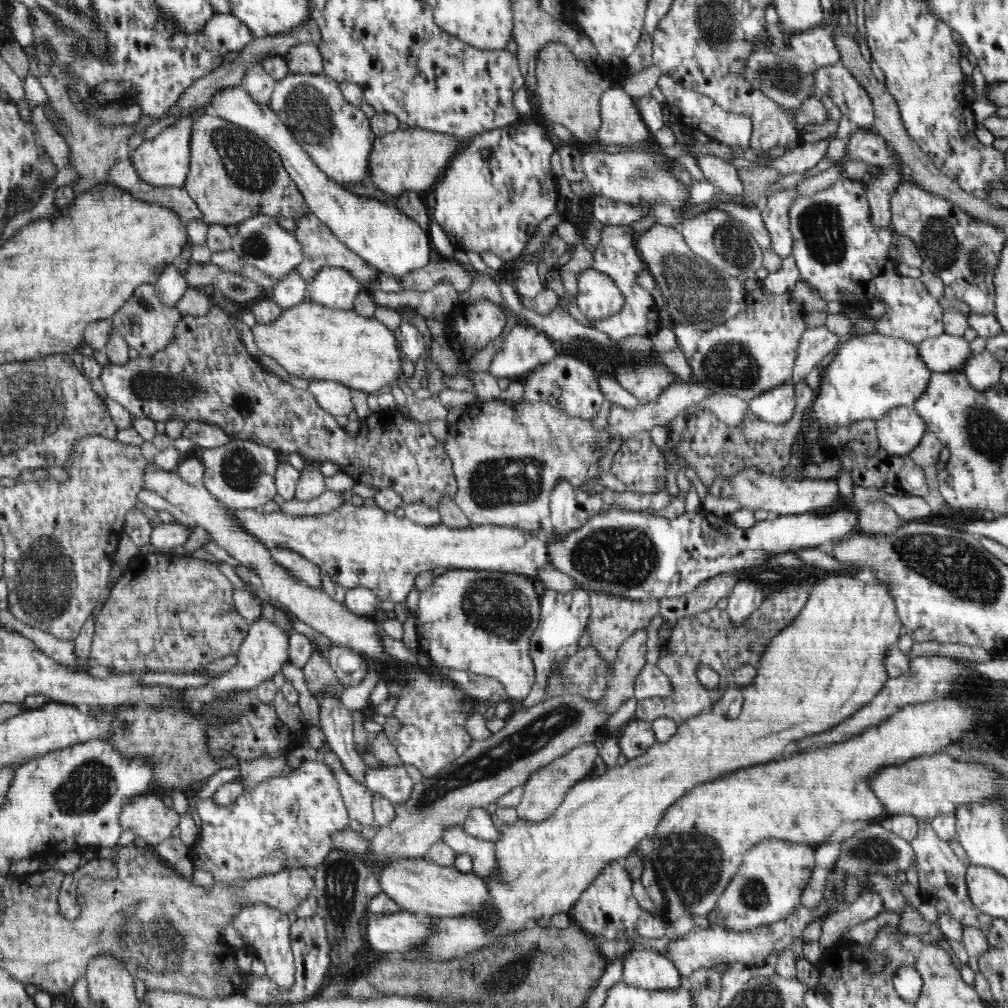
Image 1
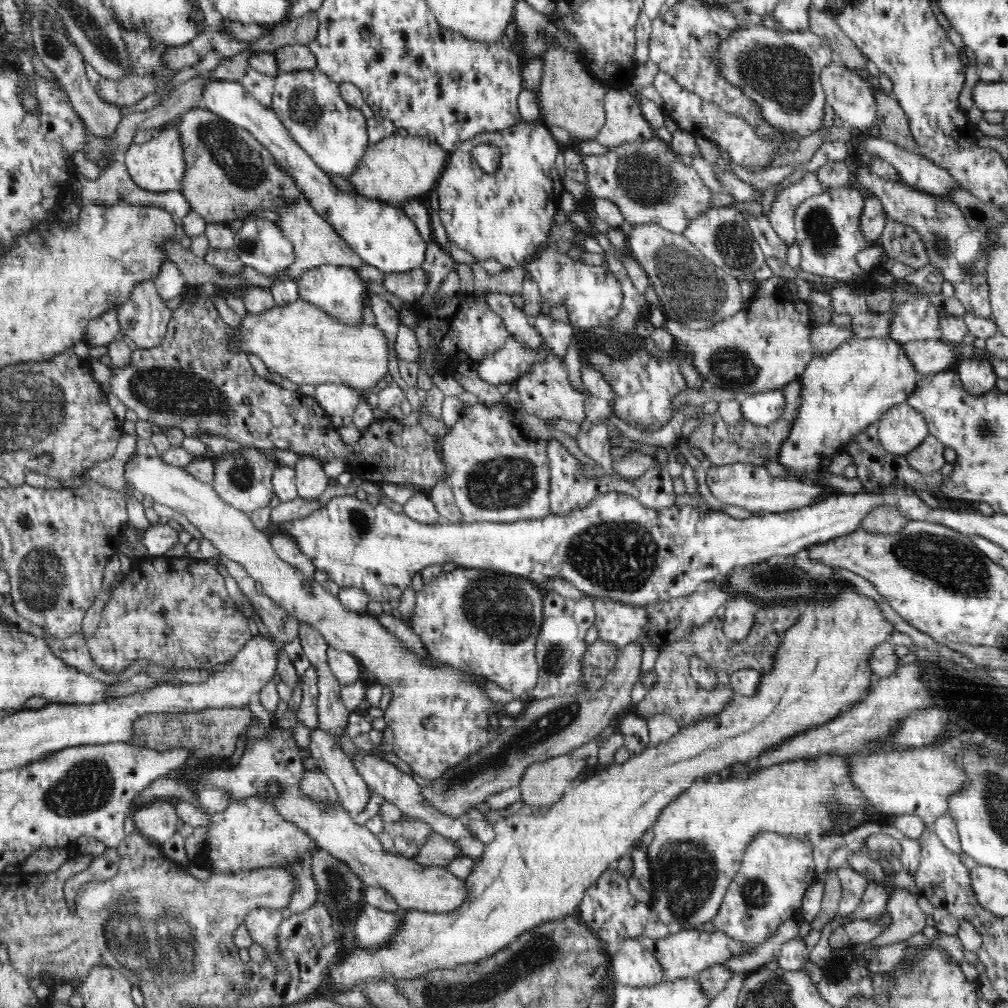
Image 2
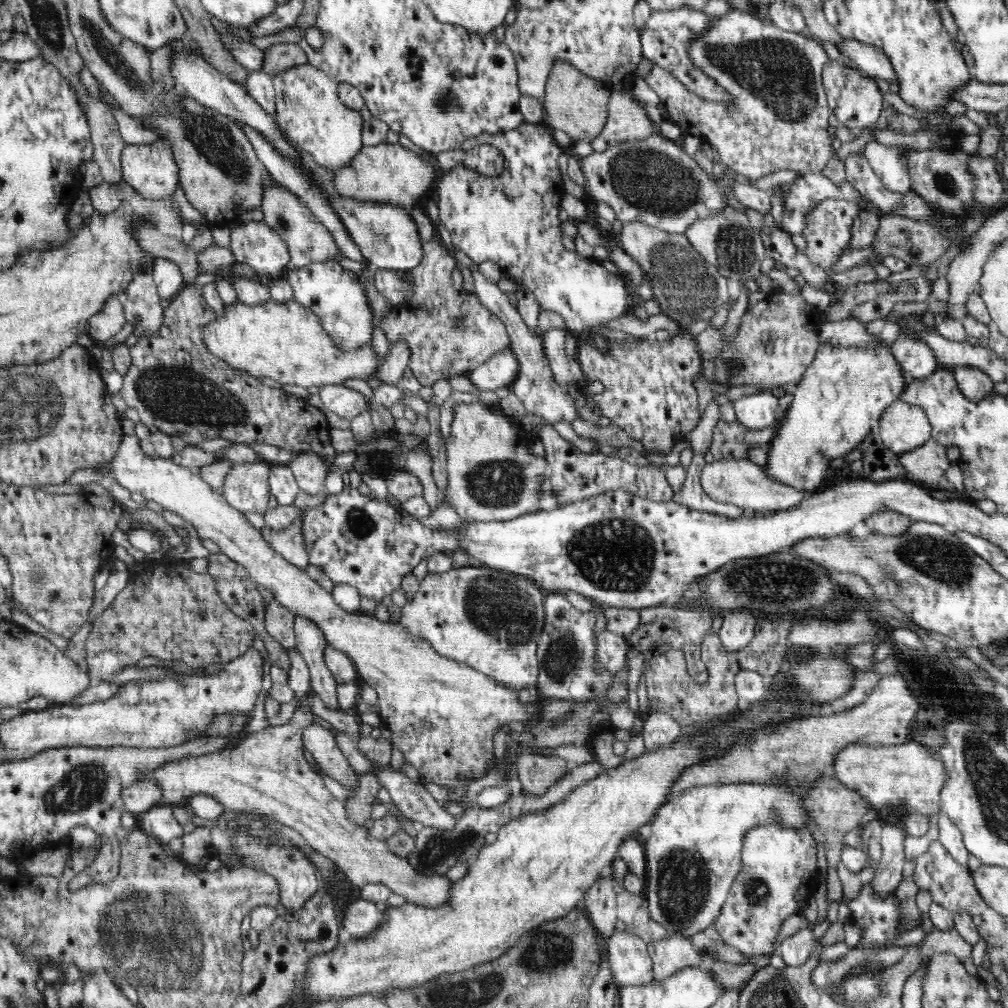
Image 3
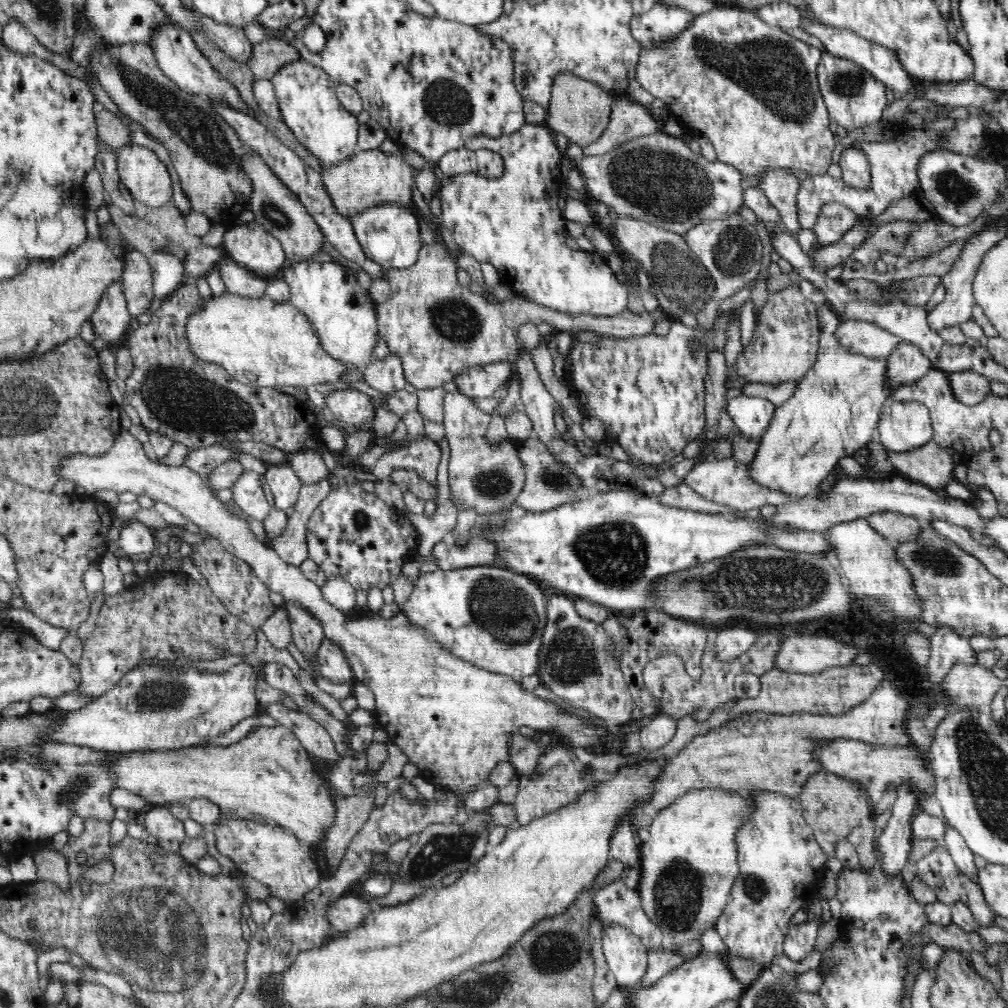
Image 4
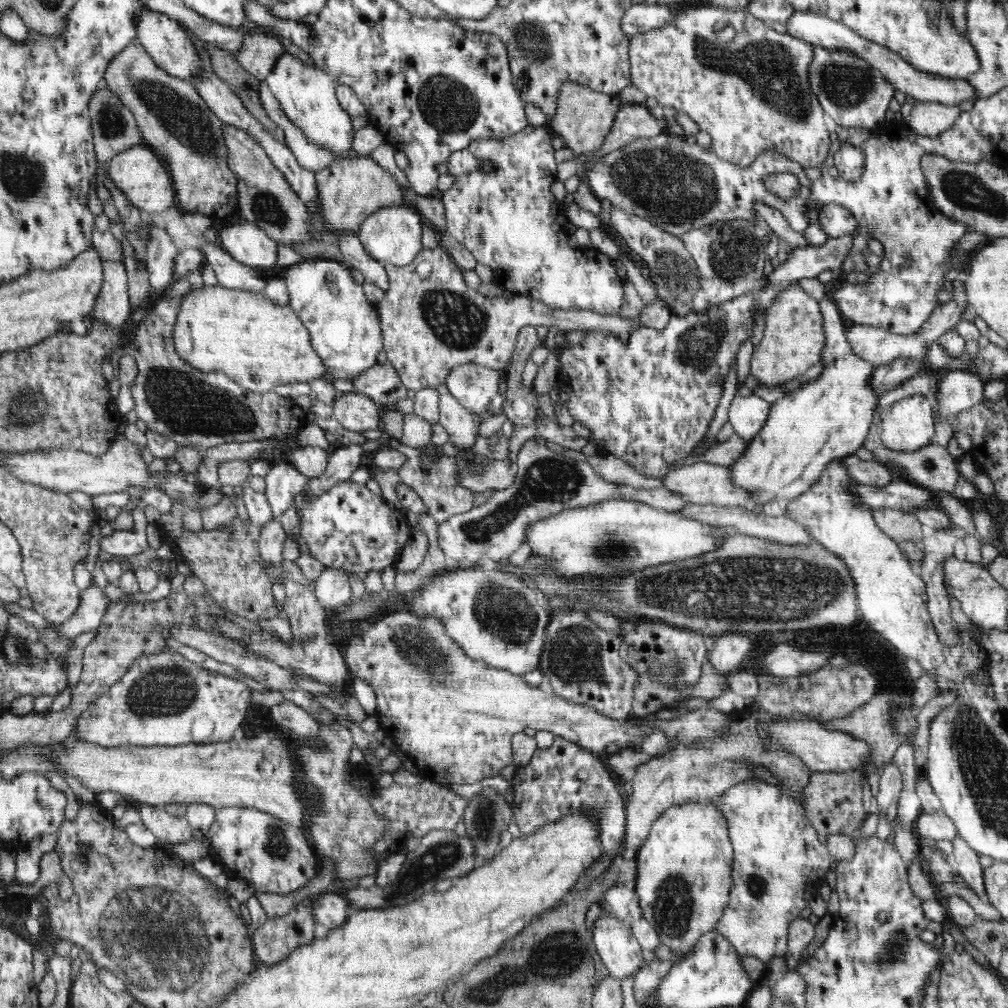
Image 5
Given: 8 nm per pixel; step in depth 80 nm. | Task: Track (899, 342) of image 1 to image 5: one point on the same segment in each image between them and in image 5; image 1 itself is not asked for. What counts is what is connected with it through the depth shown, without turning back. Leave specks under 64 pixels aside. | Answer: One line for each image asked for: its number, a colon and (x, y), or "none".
2: (843, 392)
3: (840, 398)
4: (834, 410)
5: (827, 419)

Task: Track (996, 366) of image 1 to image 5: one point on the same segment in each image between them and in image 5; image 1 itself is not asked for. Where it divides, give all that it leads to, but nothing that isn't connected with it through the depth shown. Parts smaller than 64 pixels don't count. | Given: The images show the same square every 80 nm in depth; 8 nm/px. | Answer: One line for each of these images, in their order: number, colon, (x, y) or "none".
2: (977, 375)
3: (975, 385)
4: (971, 388)
5: (957, 391)

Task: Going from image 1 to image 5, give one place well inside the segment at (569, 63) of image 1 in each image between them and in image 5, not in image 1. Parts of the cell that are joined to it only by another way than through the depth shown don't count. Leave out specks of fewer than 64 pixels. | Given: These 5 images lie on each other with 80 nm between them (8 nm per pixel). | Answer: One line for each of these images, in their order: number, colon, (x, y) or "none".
2: (570, 97)
3: (574, 102)
4: (579, 109)
5: (584, 117)

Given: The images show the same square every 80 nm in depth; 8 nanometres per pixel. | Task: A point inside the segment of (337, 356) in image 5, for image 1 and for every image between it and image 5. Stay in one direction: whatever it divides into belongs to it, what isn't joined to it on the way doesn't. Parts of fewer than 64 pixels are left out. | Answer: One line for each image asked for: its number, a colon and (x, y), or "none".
1: (334, 287)
2: (338, 290)
3: (334, 294)
4: (343, 314)

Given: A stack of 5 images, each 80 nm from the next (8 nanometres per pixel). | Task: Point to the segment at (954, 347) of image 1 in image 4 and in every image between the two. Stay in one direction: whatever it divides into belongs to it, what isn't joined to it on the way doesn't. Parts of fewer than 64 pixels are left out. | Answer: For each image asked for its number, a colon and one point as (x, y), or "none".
2: (927, 356)
3: (916, 359)
4: (906, 363)

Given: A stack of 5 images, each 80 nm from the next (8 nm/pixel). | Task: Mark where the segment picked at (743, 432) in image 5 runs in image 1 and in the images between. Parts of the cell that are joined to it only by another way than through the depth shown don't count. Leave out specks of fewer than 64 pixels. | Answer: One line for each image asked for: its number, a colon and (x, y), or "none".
1: (775, 406)
2: (761, 409)
3: (757, 411)
4: (751, 415)

